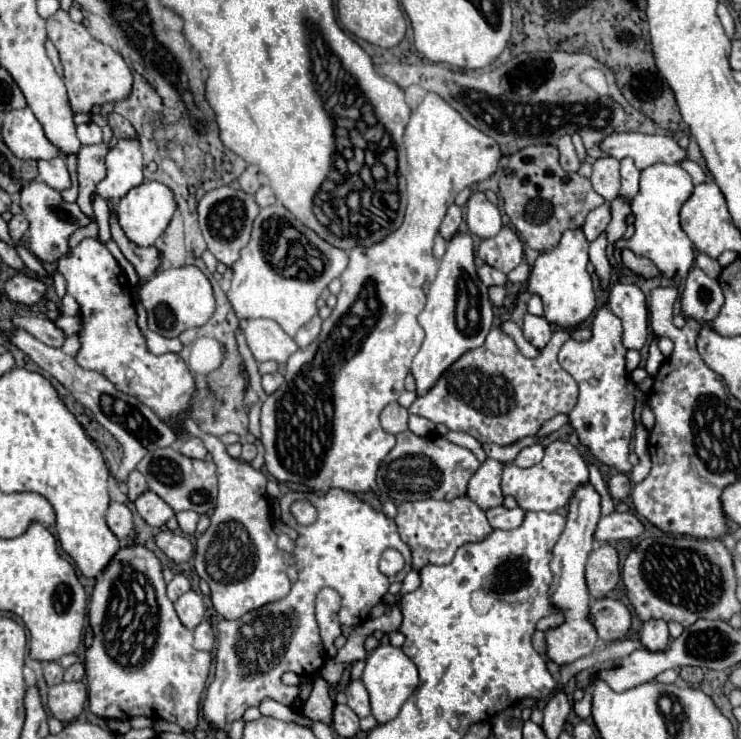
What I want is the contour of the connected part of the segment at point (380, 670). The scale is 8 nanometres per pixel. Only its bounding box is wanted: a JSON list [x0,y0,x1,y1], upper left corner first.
[362,645,418,723]

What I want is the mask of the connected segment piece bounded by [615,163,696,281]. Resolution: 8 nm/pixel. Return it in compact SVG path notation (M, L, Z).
M656 163L646 167L640 175L640 191L632 201L632 213L636 215L636 231L632 239L620 239L615 243L616 250L630 249L632 253L650 259L658 271L670 281L684 281L694 263L694 247L688 235L680 227L680 207L692 195L692 179L680 165Z

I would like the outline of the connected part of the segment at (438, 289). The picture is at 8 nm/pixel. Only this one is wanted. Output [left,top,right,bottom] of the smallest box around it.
[412,233,494,395]

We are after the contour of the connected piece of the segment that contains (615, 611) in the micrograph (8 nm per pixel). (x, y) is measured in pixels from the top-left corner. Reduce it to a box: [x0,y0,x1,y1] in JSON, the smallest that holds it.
[590,599,630,643]

